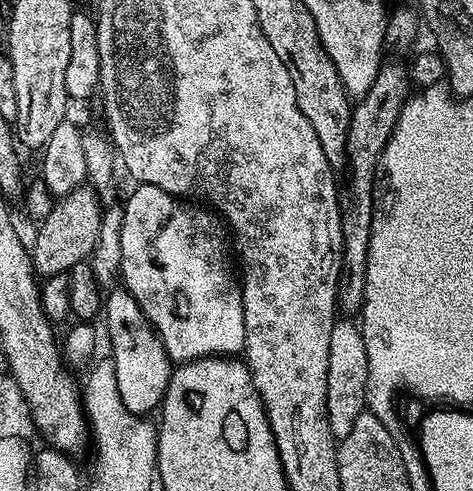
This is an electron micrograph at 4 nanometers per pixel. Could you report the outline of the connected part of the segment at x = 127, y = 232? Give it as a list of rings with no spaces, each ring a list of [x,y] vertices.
[[[137,183],[135,187],[128,201],[124,200],[122,204],[122,284],[137,298],[149,295],[148,320],[160,335],[168,357],[174,362],[187,362],[205,358],[232,358],[243,353],[246,318],[240,293],[242,284],[237,273],[236,276],[232,273],[232,264],[228,261],[229,233],[221,217],[204,206],[187,208],[184,205],[187,203],[158,186]]]

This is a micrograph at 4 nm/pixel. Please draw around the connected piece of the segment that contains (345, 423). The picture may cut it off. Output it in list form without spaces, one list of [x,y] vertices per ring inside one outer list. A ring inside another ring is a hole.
[[[346,318],[337,319],[331,328],[329,357],[327,358],[326,408],[327,421],[338,440],[350,434],[355,419],[367,407],[369,359],[366,358],[365,340],[359,325]]]

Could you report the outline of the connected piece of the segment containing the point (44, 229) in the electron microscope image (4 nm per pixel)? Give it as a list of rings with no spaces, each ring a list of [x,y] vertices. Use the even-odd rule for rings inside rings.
[[[91,186],[75,188],[53,203],[50,214],[35,229],[36,245],[31,245],[35,275],[47,278],[59,272],[69,273],[76,264],[87,261],[99,240],[102,201]]]

